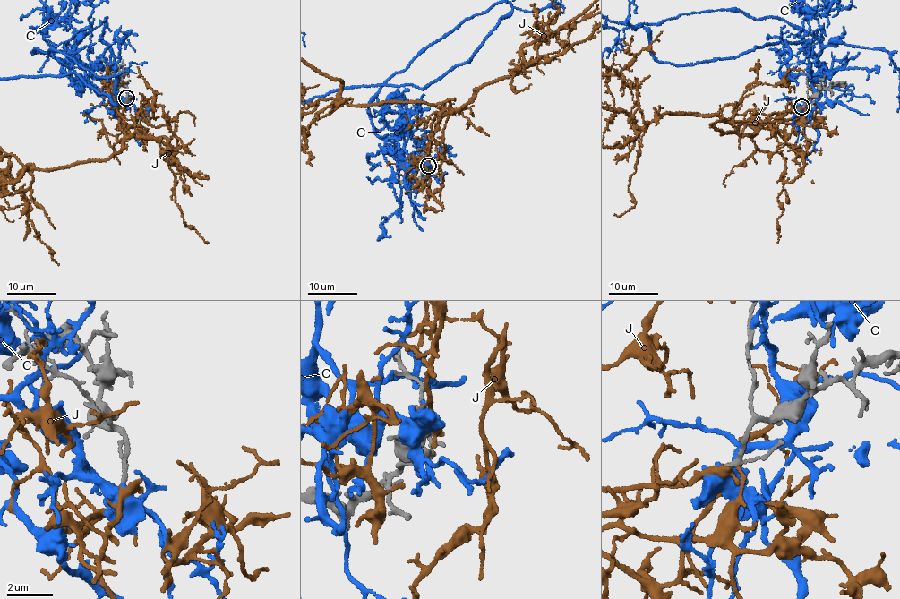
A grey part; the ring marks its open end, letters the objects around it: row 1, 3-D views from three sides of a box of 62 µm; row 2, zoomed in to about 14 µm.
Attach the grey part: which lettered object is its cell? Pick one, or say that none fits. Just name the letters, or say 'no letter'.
J

